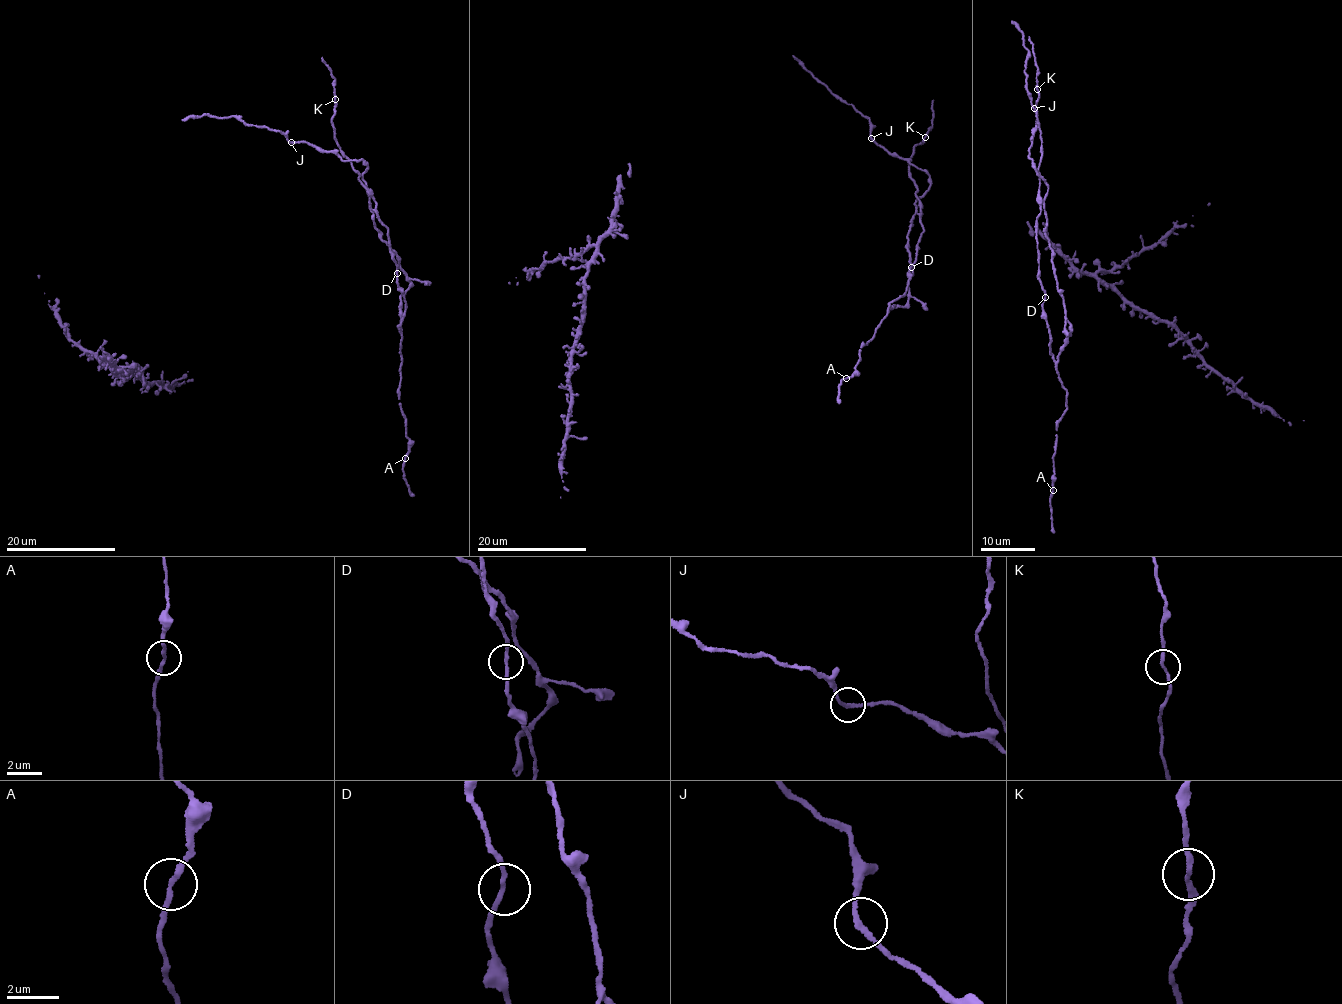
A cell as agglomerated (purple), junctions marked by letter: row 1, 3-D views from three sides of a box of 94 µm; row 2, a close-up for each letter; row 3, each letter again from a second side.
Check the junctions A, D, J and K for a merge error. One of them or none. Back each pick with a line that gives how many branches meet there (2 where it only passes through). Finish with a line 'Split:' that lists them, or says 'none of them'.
Split: none of them

